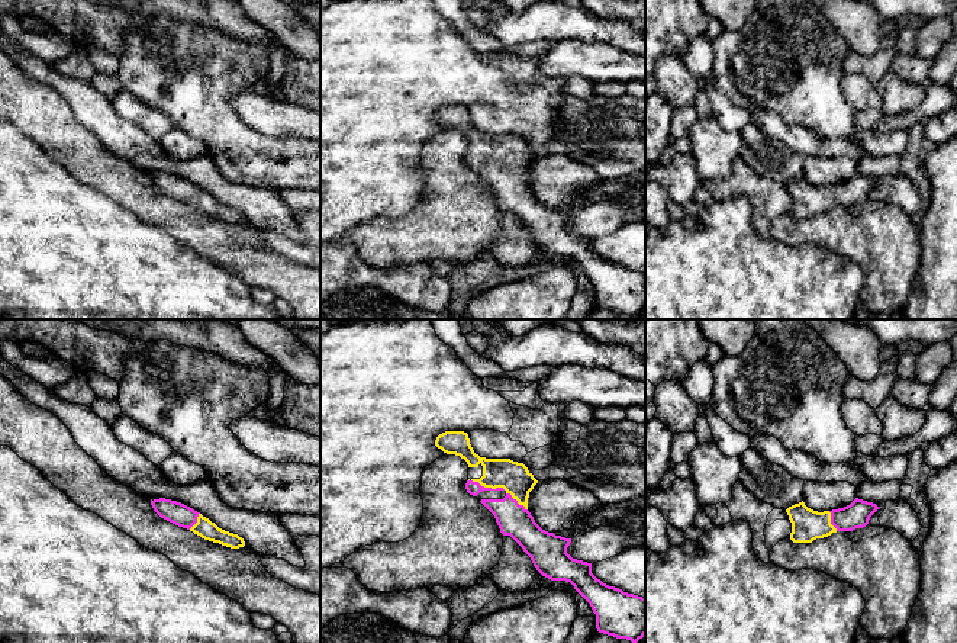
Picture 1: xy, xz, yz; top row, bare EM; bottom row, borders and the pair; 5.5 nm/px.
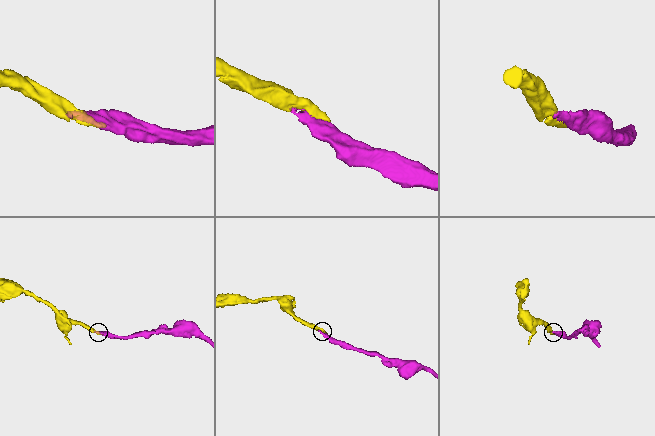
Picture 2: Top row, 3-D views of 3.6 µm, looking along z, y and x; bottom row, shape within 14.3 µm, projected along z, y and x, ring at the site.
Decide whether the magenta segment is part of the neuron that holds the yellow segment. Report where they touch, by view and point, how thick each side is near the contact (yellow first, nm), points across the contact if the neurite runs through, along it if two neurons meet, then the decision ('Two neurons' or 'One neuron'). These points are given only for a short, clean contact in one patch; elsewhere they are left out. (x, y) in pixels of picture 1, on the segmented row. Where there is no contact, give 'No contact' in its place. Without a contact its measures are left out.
Touches yellow at xz (489, 486). Thickness 170 nm (yellow) against 80 nm. One neuron

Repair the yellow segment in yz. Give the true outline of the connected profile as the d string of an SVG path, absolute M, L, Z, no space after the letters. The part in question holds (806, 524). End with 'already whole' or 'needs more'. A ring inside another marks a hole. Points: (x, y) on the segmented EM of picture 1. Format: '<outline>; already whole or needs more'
M856 498L844 508L818 512L802 501L786 509L792 523L790 540L793 543L812 543L837 531L863 528L877 509L876 504Z; needs more

